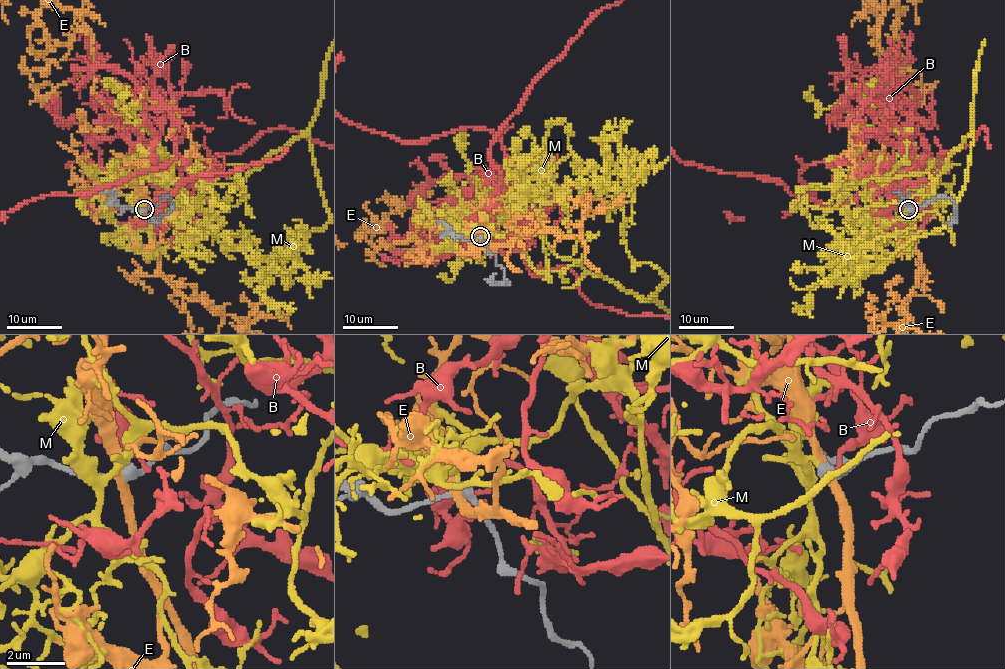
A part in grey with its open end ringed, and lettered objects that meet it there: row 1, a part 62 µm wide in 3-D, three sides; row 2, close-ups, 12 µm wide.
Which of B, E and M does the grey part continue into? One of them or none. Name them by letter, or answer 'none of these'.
M

